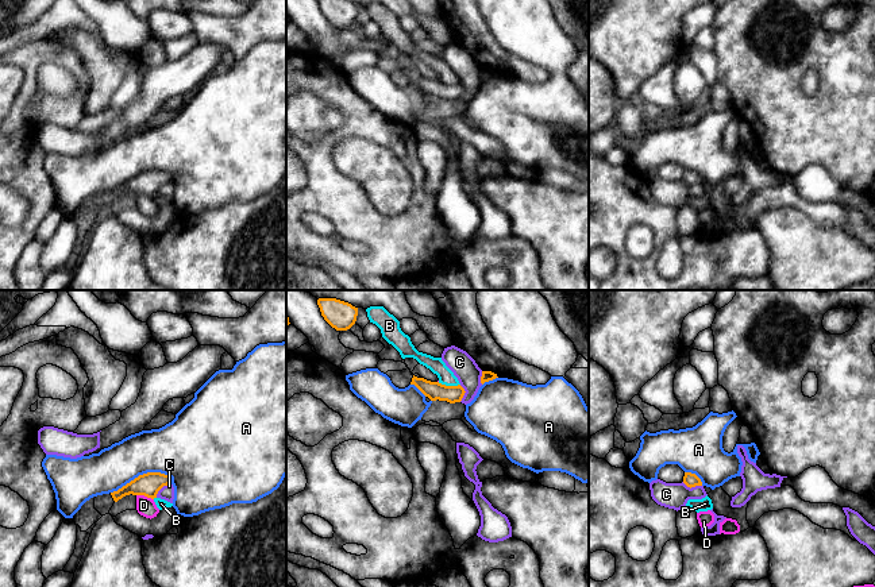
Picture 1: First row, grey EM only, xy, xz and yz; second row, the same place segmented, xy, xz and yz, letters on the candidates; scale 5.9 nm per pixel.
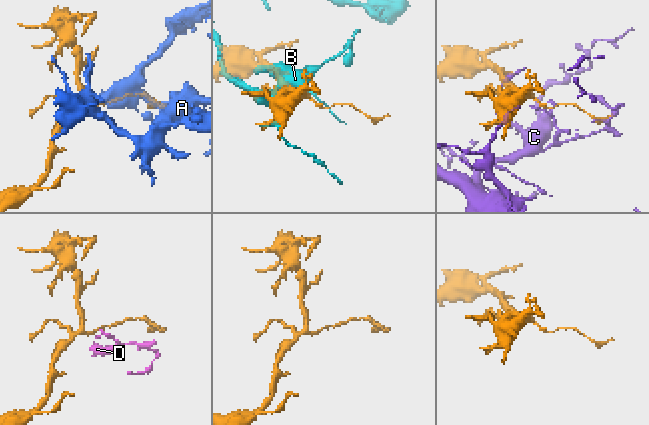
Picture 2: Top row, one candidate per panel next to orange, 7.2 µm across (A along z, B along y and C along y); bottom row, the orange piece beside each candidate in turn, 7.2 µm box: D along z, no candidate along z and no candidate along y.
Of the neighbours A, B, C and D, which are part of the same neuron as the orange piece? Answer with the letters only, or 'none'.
none

